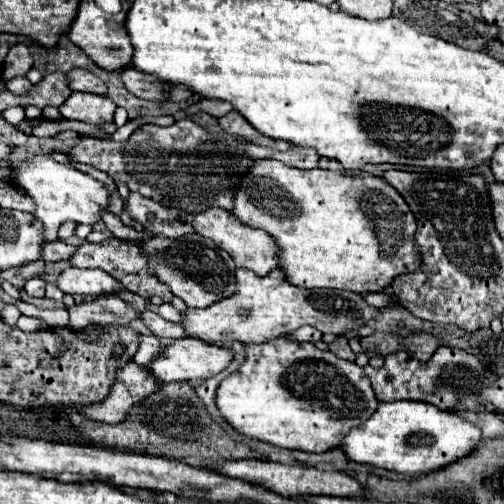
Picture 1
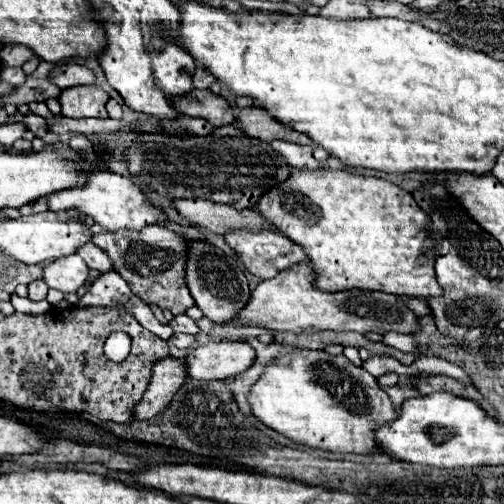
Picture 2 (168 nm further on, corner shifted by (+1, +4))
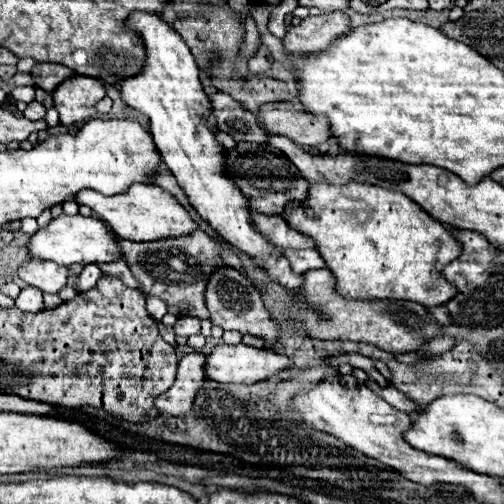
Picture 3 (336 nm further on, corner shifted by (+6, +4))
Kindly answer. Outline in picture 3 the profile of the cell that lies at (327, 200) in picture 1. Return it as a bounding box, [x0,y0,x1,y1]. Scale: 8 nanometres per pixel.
[282,180,460,308]

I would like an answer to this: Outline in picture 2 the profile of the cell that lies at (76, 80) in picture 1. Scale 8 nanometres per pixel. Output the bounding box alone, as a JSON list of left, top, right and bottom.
[49,62,95,90]

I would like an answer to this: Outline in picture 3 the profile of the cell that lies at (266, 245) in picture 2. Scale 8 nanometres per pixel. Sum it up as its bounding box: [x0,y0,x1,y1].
[280,250,326,274]

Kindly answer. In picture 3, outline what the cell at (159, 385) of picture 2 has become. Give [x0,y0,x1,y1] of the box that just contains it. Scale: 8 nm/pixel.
[156,352,206,416]

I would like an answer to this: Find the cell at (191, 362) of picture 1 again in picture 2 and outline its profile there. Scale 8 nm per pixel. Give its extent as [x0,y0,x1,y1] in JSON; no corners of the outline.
[185,342,255,380]

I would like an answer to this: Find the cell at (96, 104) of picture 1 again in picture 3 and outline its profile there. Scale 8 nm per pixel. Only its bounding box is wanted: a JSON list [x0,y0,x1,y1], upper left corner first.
[54,78,106,126]

